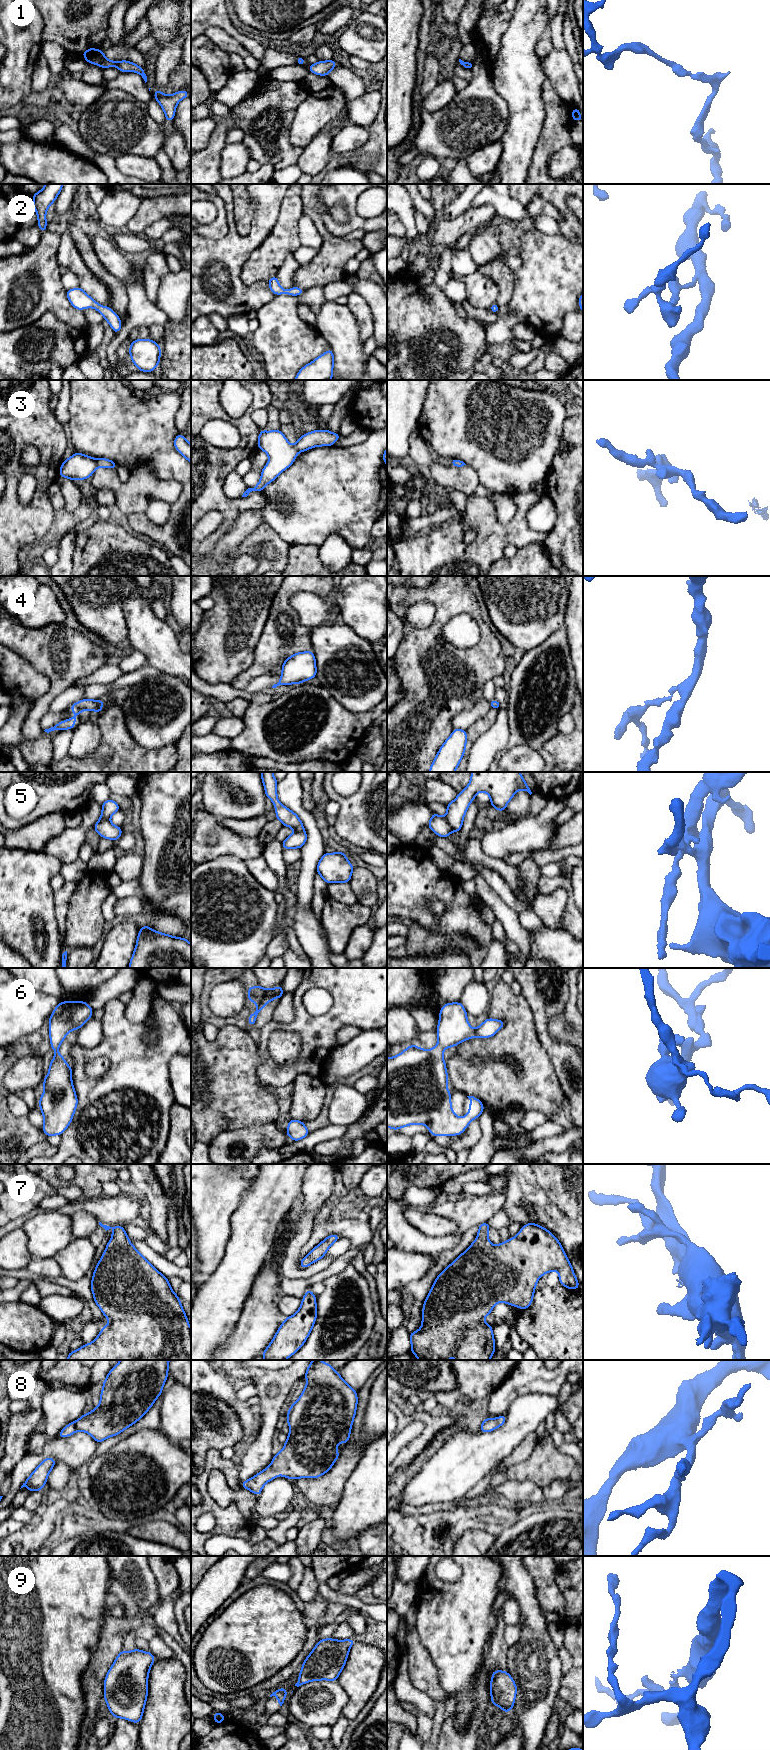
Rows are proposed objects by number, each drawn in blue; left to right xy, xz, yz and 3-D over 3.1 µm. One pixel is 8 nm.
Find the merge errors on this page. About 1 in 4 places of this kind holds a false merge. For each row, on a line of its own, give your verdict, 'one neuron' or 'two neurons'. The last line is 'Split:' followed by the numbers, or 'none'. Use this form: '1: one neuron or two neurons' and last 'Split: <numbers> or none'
1: one neuron
2: one neuron
3: one neuron
4: one neuron
5: two neurons
6: one neuron
7: one neuron
8: one neuron
9: one neuron
Split: 5

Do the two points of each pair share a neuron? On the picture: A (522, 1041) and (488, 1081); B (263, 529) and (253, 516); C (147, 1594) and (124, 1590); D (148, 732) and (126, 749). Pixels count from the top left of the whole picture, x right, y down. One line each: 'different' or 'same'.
A: same
B: different
C: same
D: different

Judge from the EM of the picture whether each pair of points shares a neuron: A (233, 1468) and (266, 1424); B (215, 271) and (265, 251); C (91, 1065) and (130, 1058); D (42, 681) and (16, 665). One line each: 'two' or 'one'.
A: two
B: two
C: two
D: one

